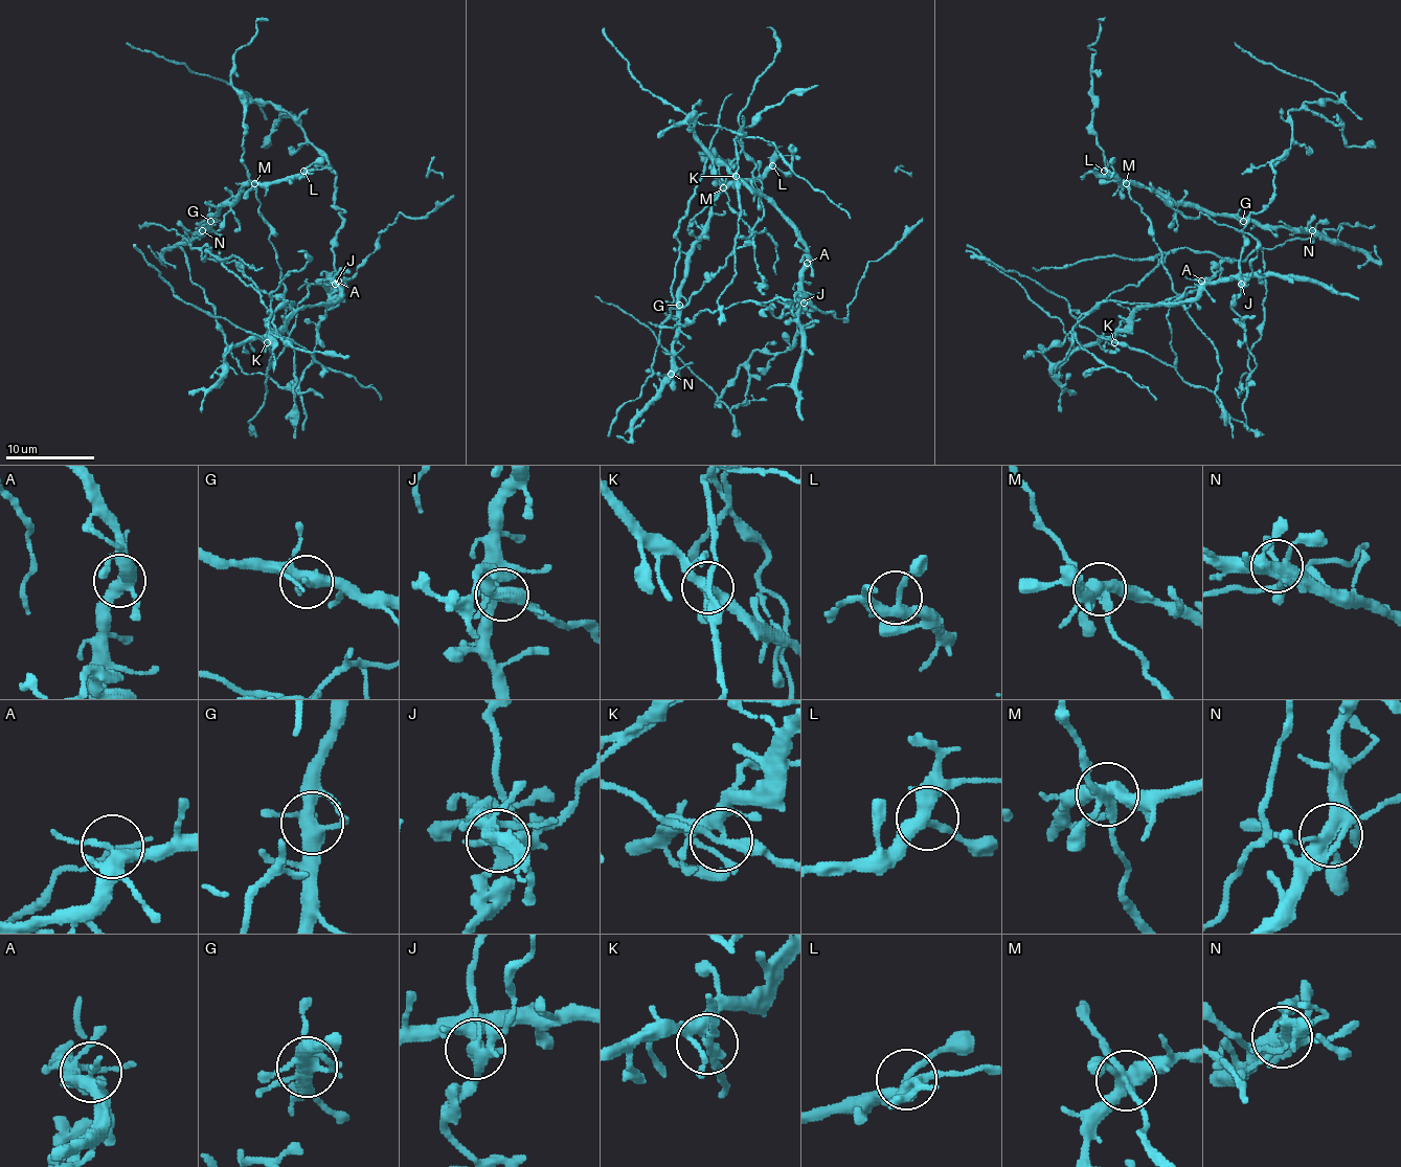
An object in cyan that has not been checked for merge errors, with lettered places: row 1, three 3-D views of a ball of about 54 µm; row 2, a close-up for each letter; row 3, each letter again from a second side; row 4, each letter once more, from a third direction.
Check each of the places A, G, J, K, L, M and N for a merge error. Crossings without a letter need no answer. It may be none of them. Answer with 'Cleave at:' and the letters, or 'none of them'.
Cleave at: J, K, M

